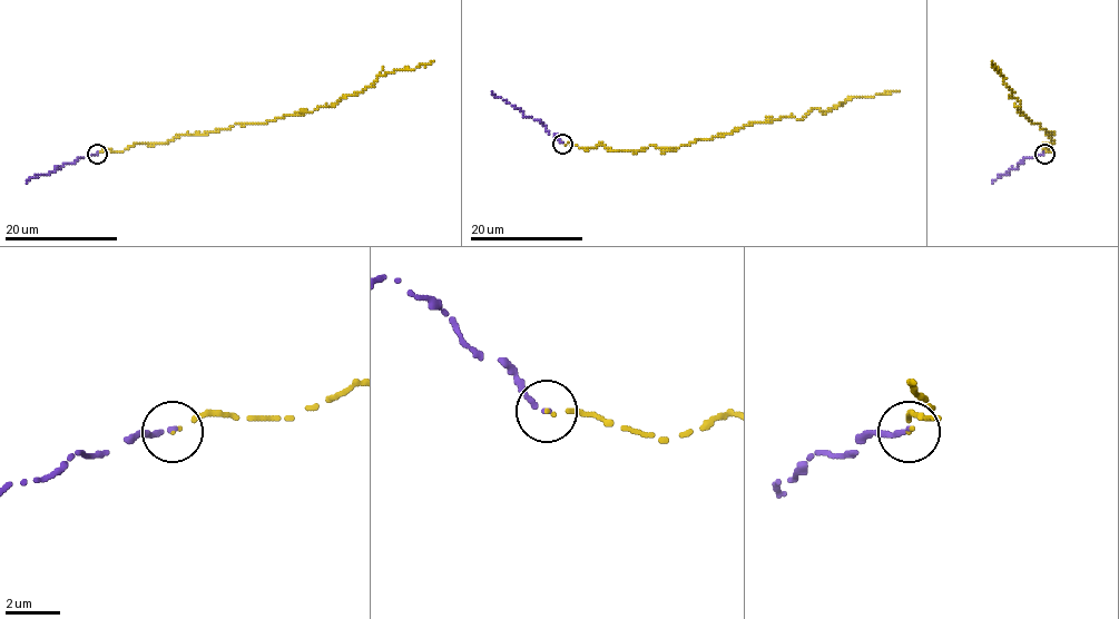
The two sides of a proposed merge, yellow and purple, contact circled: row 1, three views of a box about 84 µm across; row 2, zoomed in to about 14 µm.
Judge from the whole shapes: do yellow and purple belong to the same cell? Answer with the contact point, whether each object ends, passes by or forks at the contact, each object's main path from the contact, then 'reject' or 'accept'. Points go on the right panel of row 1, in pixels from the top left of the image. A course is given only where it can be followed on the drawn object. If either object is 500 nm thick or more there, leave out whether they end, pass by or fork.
place (1044, 154); yellow ends; purple ends; course yellow (1043, 154), (1052, 137), (1021, 113), (991, 60); course purple (1043, 153), (1026, 158), (1017, 168), (991, 184); reject

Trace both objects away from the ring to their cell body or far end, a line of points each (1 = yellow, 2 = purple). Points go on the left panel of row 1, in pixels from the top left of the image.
1: (98, 154), (311, 113), (361, 92), (381, 75), (433, 60)
2: (98, 153), (30, 178), (26, 184)

